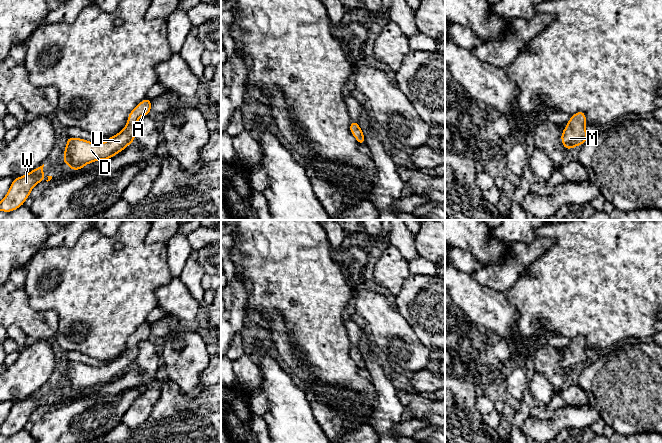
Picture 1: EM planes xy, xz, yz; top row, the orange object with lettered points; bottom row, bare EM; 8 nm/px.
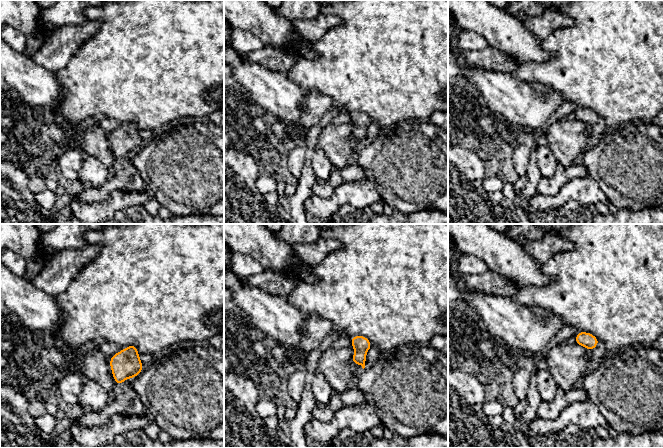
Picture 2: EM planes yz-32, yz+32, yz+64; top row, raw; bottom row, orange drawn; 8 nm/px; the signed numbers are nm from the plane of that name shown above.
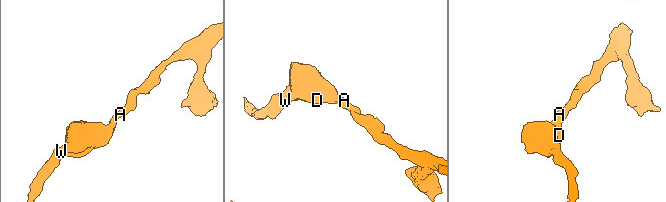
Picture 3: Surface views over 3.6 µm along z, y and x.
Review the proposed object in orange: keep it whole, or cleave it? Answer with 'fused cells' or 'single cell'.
single cell

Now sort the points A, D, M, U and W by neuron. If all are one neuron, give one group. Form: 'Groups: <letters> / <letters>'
Groups: A D M U W

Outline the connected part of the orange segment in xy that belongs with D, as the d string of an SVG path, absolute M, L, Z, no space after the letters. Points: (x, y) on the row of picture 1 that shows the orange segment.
M145 98L129 113L126 126L118 134L102 143L68 137L63 151L66 156L61 161L71 170L81 170L85 165L94 161L105 161L114 157L134 142L138 131L138 119L148 115L150 111L151 100Z

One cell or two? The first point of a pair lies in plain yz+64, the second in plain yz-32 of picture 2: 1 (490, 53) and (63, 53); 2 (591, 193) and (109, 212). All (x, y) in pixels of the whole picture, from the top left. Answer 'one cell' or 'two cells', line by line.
1: one cell
2: one cell

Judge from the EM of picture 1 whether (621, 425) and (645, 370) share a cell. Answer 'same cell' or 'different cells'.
same cell

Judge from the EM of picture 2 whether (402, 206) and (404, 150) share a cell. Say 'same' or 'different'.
same

